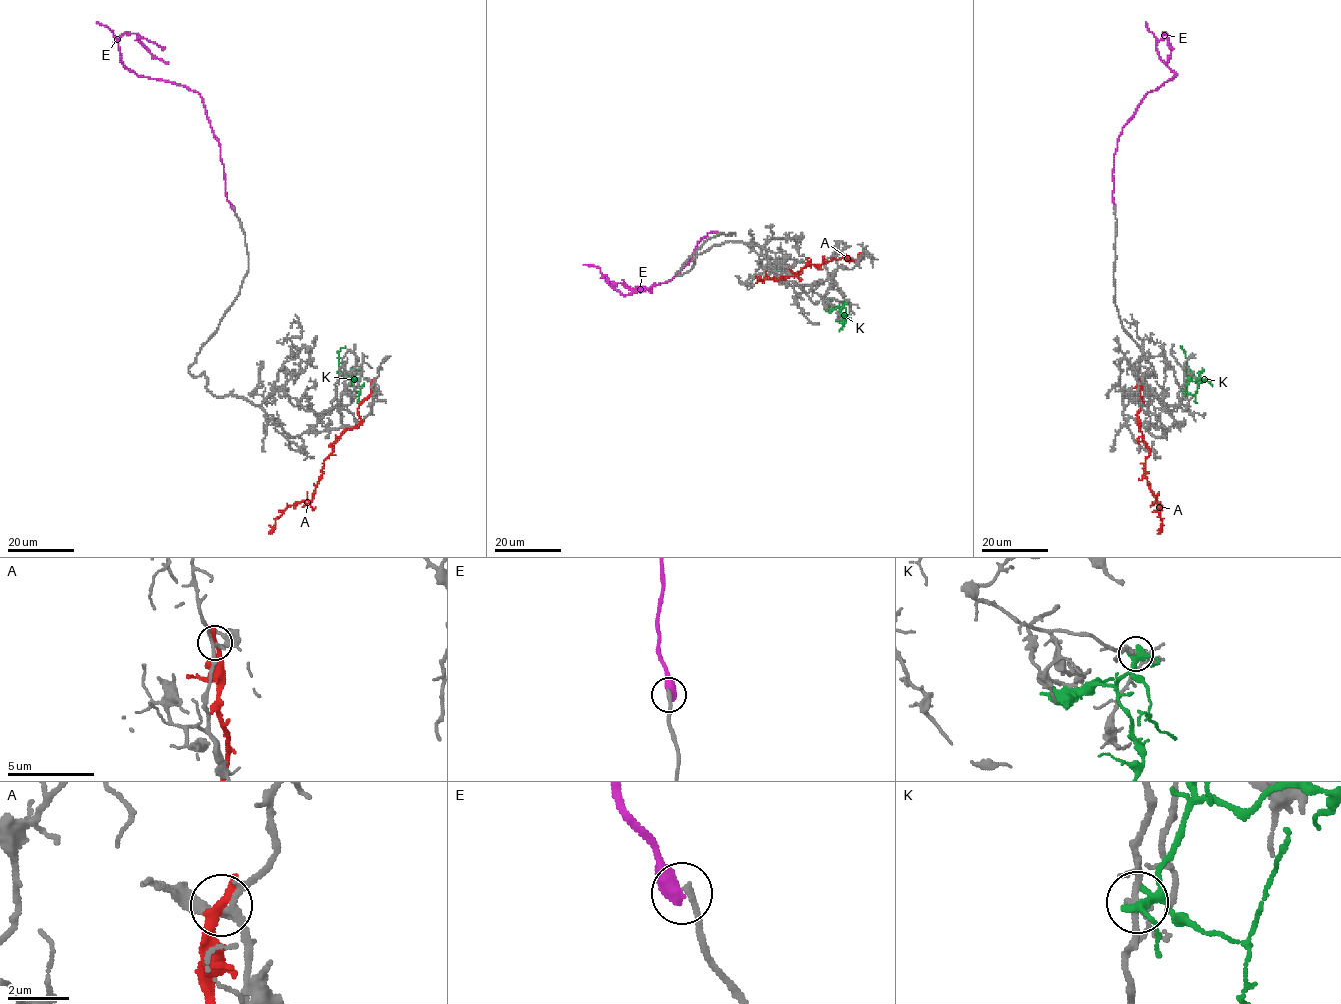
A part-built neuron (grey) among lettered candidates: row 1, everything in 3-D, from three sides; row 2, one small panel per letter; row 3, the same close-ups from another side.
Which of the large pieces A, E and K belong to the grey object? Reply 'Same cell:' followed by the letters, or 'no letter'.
Same cell: no letter

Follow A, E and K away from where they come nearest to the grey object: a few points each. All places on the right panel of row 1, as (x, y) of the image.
A: (1139, 381), (1141, 398), (1138, 422), (1150, 452), (1145, 463), (1146, 478), (1161, 505), (1161, 530), (1156, 534)
E: (1115, 208), (1117, 138), (1147, 92), (1176, 74), (1156, 44), (1164, 33), (1171, 53), (1164, 63)
K: (1183, 391), (1190, 371), (1181, 346)

